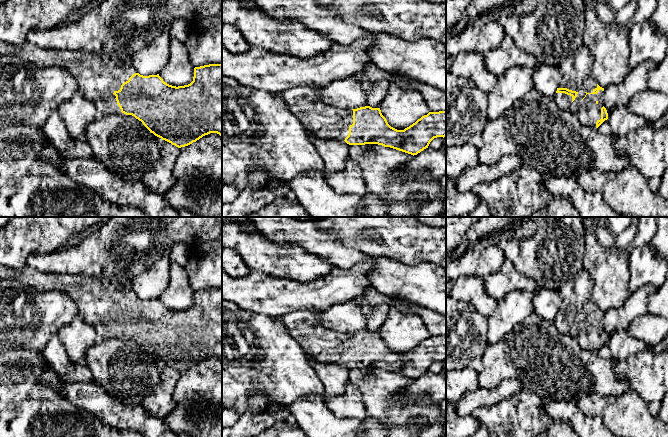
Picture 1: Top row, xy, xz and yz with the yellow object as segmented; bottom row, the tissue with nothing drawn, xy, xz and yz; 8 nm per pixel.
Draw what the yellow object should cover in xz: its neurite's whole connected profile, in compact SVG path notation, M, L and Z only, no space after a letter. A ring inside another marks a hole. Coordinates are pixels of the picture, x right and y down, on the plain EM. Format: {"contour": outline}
{"contour": "M309 310L293 311L280 316L280 319L306 354L321 363L345 365L349 369L378 368L414 380L428 372L434 362L446 360L446 335L429 336L404 354L397 354L388 348L380 332L370 330L357 333L336 332L325 327Z"}

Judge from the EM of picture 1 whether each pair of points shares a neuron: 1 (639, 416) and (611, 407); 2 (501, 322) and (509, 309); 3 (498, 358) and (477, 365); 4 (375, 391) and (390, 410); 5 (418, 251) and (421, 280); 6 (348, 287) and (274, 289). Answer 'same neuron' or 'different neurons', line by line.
1: same neuron
2: same neuron
3: different neurons
4: same neuron
5: different neurons
6: same neuron

